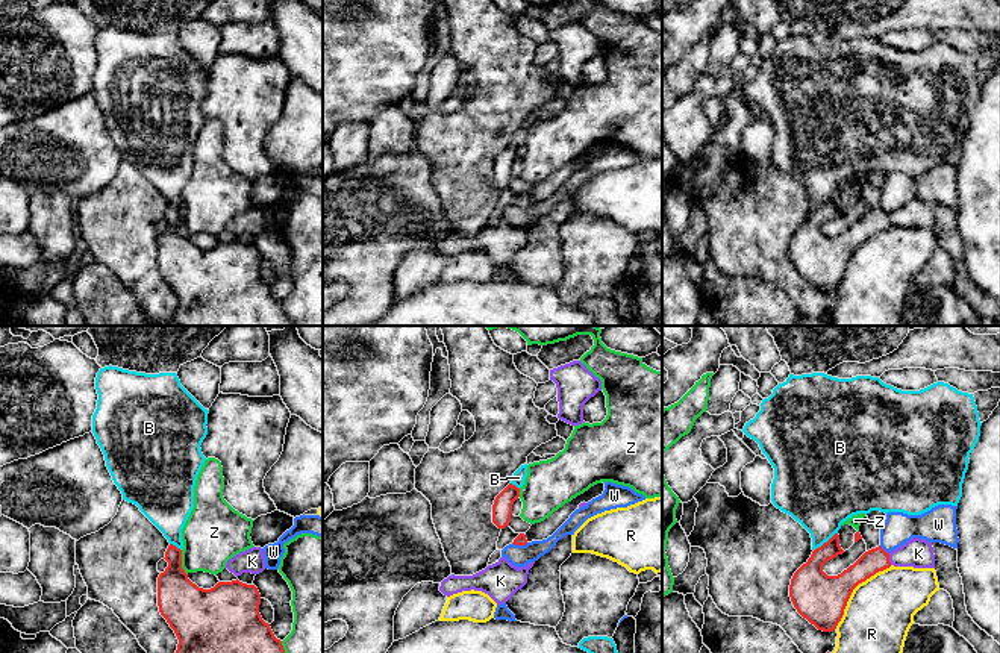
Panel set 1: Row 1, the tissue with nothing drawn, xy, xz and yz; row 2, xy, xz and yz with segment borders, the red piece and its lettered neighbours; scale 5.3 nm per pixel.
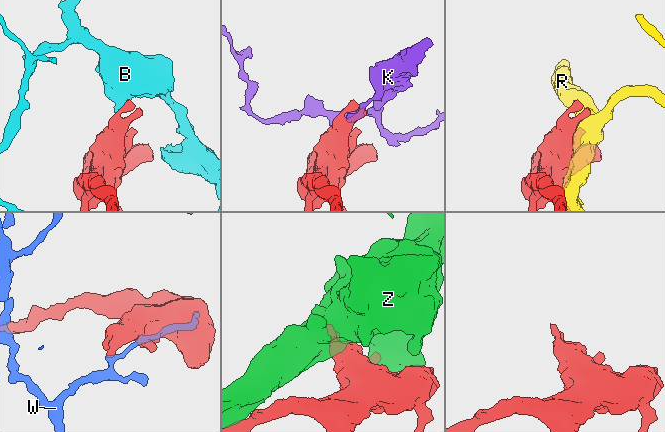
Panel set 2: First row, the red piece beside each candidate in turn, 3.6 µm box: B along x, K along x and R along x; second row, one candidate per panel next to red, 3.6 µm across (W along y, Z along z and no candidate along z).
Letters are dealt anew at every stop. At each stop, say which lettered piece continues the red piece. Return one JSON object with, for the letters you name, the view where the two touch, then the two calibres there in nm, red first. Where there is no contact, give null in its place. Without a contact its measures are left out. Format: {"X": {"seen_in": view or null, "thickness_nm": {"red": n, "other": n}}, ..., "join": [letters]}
{"join": []}

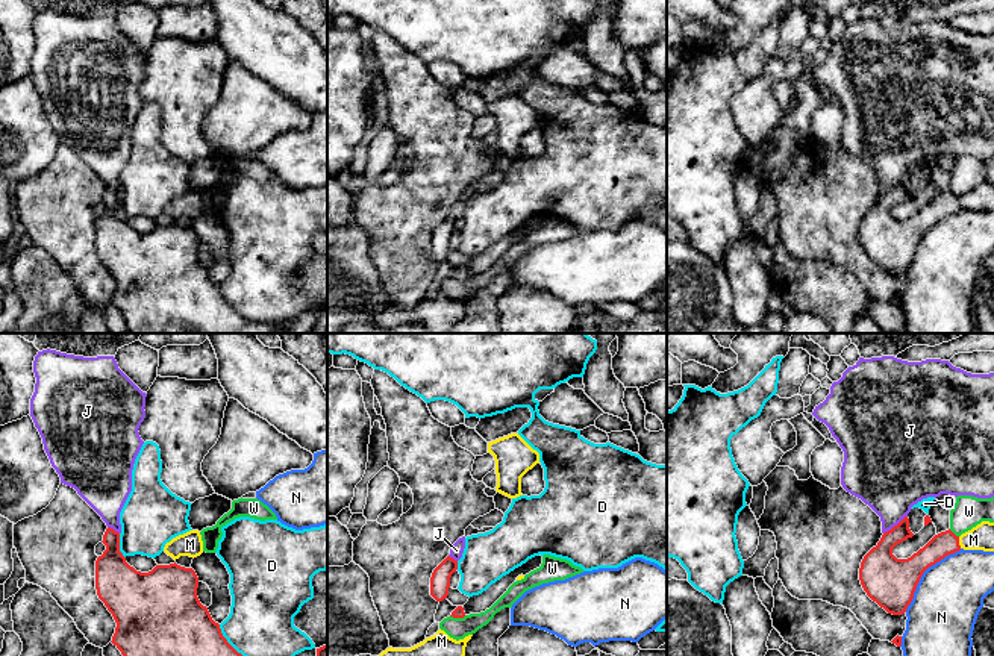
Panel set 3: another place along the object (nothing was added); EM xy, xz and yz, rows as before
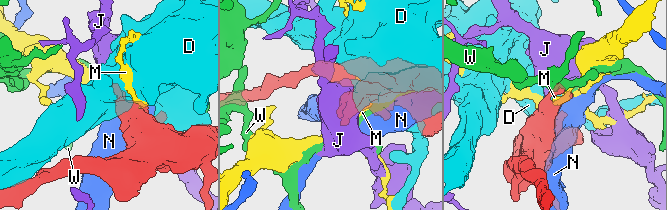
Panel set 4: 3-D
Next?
{"join": []}

